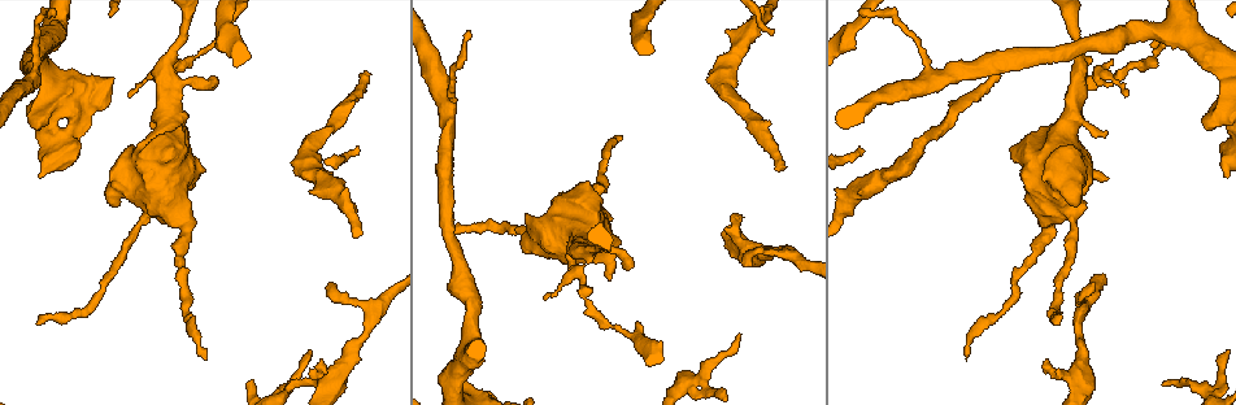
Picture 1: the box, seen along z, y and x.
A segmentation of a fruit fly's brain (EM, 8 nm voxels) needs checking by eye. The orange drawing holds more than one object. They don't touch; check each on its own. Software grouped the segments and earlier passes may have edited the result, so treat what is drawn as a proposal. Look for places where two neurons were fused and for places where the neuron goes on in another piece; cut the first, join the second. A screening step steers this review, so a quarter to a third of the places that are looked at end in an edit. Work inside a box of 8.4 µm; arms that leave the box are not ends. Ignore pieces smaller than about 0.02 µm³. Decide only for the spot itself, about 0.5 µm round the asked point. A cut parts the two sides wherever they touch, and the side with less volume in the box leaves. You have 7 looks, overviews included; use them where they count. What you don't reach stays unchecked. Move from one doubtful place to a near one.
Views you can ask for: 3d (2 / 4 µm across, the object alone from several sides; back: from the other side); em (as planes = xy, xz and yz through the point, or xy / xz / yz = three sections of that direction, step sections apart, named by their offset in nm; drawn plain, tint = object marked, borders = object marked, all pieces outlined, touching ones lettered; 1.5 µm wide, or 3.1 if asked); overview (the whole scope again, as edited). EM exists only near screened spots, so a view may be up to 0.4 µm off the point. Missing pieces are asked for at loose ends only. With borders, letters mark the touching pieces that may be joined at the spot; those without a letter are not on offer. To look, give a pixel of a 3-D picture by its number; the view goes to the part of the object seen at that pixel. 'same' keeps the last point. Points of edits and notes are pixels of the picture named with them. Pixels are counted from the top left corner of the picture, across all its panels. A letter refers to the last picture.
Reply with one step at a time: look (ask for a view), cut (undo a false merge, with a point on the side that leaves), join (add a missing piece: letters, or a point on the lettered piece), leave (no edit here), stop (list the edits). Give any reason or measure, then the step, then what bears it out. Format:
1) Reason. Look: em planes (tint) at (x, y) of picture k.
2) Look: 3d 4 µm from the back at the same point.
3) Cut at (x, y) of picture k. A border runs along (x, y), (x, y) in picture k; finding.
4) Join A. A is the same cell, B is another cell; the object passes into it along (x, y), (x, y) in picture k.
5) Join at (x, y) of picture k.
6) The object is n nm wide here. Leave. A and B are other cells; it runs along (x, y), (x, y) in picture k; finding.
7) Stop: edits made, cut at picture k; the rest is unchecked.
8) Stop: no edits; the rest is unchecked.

Arms part here. Look: 3d 4 µm at (169, 69) of picture 1.

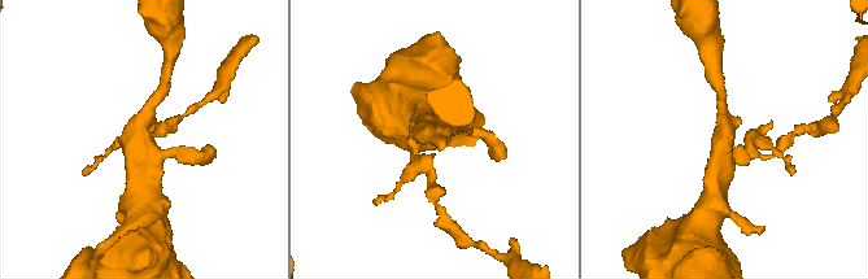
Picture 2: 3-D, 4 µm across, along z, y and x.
Now the EM. Look: em yz step 8 (tint) at (140, 136) of picture 2.

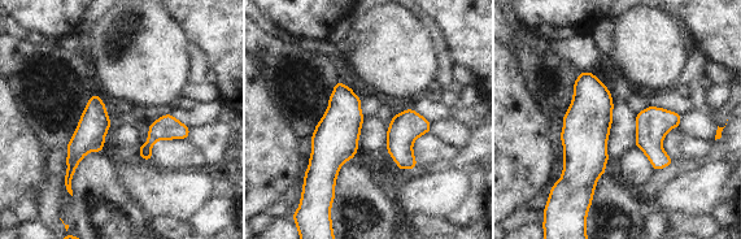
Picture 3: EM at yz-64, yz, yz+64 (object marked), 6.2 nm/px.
Look: em xy step 8 (borders) at the same point.

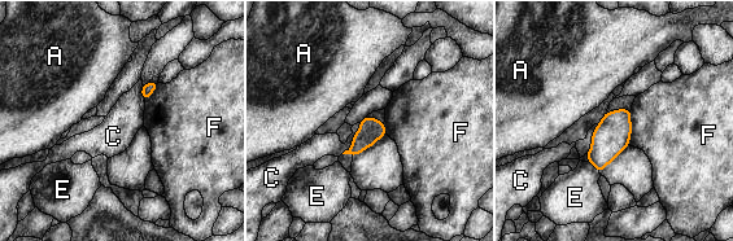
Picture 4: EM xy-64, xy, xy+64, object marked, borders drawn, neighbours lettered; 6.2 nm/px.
Leave. A, C, E and F are other cells; a border runs along (358, 122), (352, 144), (341, 153) in picture 4; all the same neuron.

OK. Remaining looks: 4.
End of a long branch. Look: em xy step 8 (plain) at (997, 77) of picture 1.

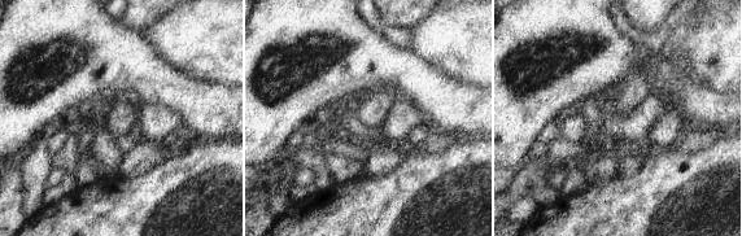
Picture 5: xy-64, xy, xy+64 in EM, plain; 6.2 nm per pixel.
What lies round it. Look: em xy step 8 (borders) at the same point.

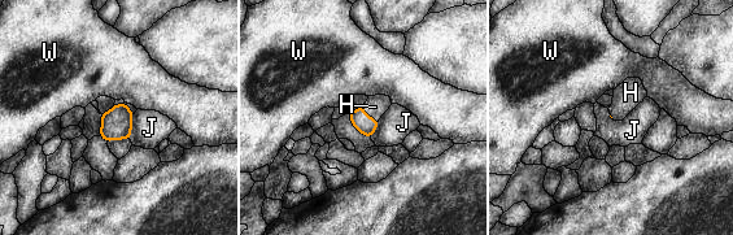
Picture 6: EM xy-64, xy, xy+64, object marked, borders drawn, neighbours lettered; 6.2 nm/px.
Join H. H is the same cell, J and W are other cells; the object passes into it along (366, 125), (367, 116), (375, 107) in picture 6; the neuron continues.

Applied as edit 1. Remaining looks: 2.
Redraw. Look: overview.

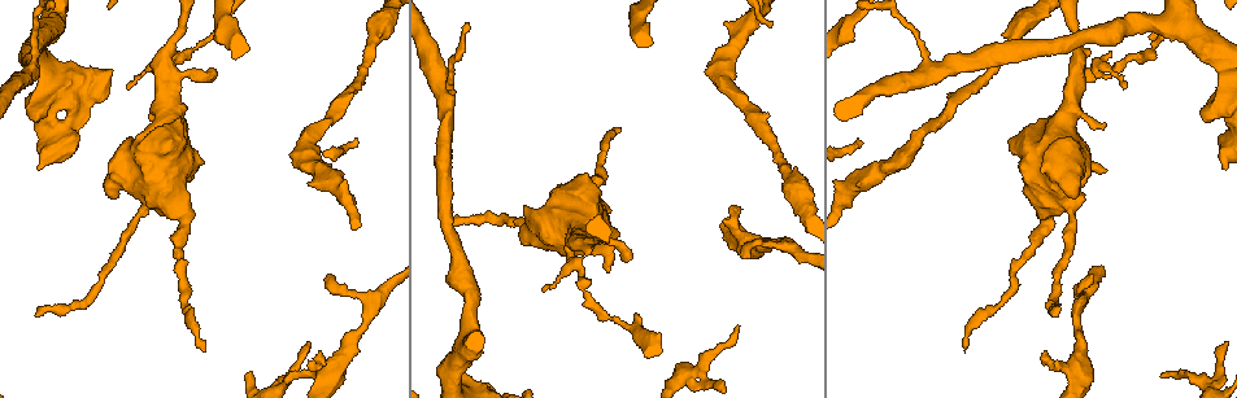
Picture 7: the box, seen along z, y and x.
Branch stops here. Look: em planes (borders) at (1160, 375) of picture 7.

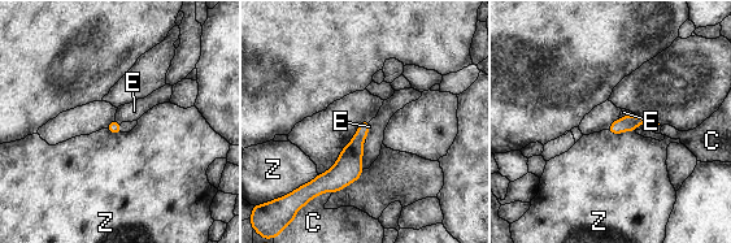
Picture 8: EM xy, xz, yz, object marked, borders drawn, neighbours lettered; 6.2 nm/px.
The object is 80 nm wide here. Join E. E is the same cell, C and Z are other cells; the object passes into it along (114, 127), (117, 122), (134, 111) in picture 8; it goes on there.

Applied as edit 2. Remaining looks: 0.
Stop: edits made, join at picture 6, join at picture 8; the rest is unchecked.

